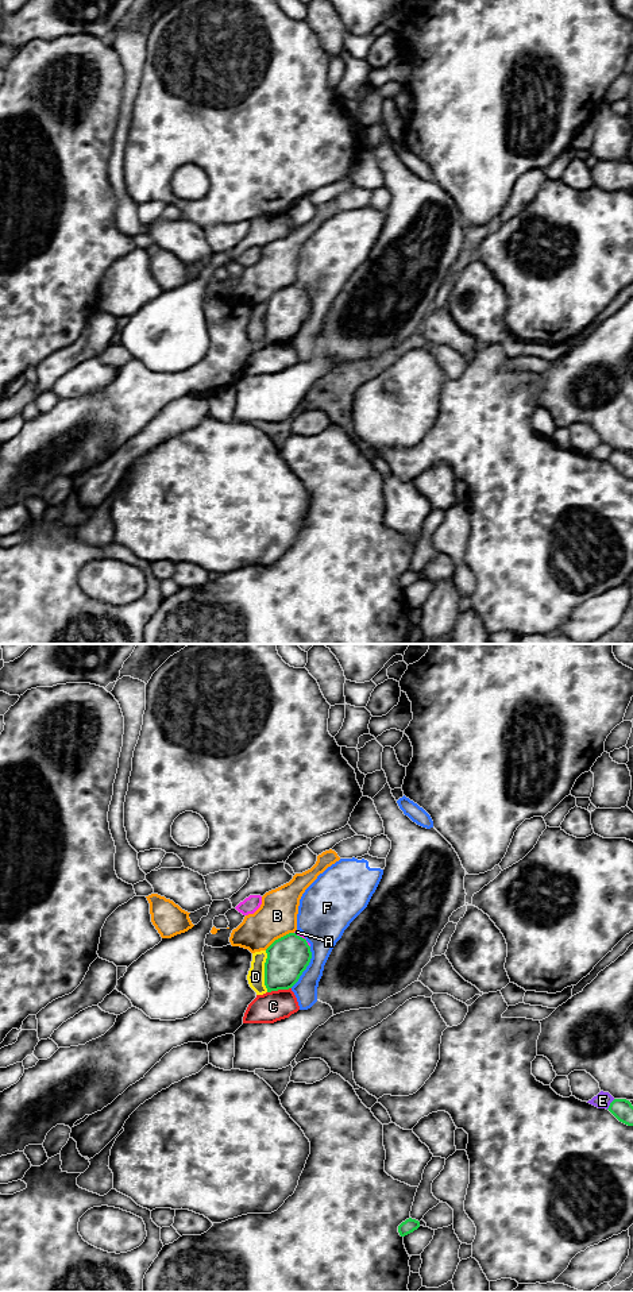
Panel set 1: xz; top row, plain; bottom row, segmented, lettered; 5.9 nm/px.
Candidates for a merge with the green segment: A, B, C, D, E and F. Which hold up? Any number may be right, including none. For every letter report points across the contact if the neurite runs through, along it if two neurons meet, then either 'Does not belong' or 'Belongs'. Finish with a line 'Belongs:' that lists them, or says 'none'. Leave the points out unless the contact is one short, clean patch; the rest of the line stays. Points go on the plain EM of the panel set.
A: Does not belong
B: Boundary: xz (293, 284), (276, 290), (265, 301). Does not belong
C: Does not belong
D: Does not belong
E: Does not belong
F: Does not belong
Belongs: none

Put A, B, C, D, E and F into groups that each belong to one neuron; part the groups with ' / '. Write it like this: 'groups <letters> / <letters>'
groups A / B / C / D / E / F

